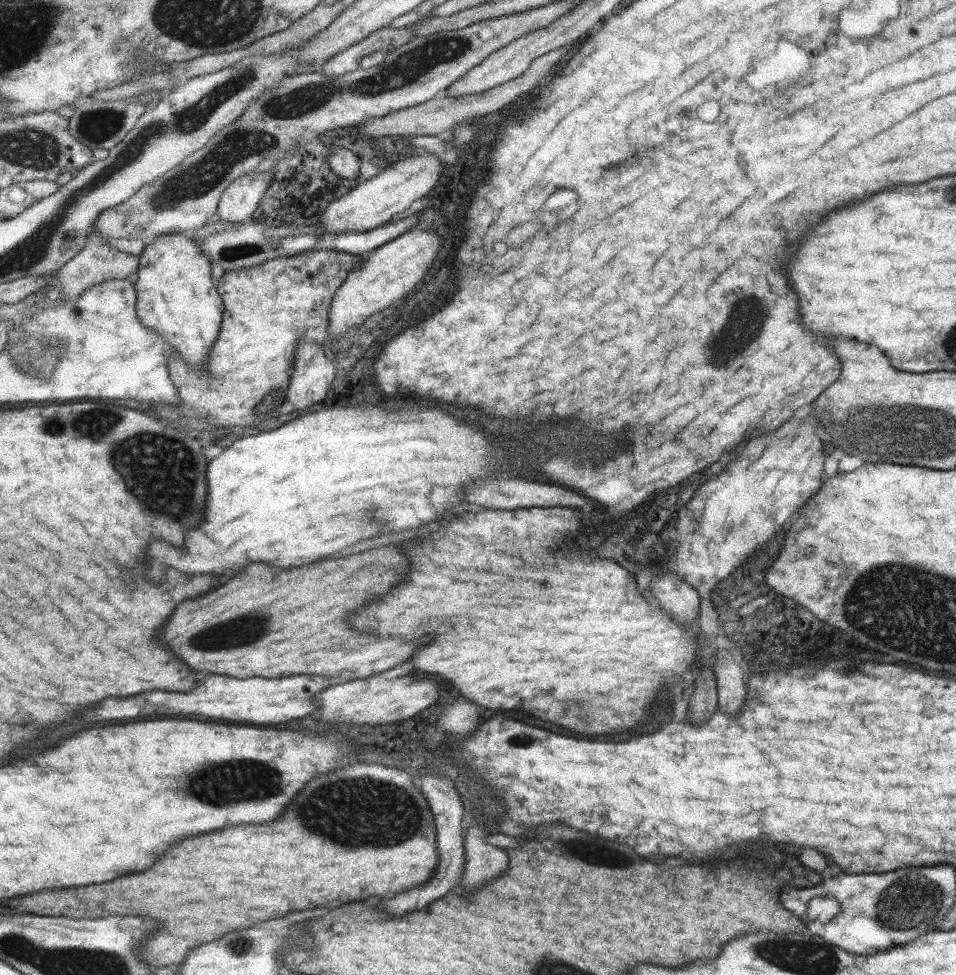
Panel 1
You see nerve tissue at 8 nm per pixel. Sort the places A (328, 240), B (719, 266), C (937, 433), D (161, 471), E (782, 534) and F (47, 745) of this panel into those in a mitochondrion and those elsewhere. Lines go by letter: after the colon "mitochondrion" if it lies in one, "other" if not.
A: other
B: other
C: mitochondrion
D: mitochondrion
E: other
F: other

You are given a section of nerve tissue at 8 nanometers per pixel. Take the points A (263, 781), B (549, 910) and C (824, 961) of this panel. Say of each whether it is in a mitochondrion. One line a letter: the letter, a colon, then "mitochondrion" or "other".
A: mitochondrion
B: other
C: mitochondrion

